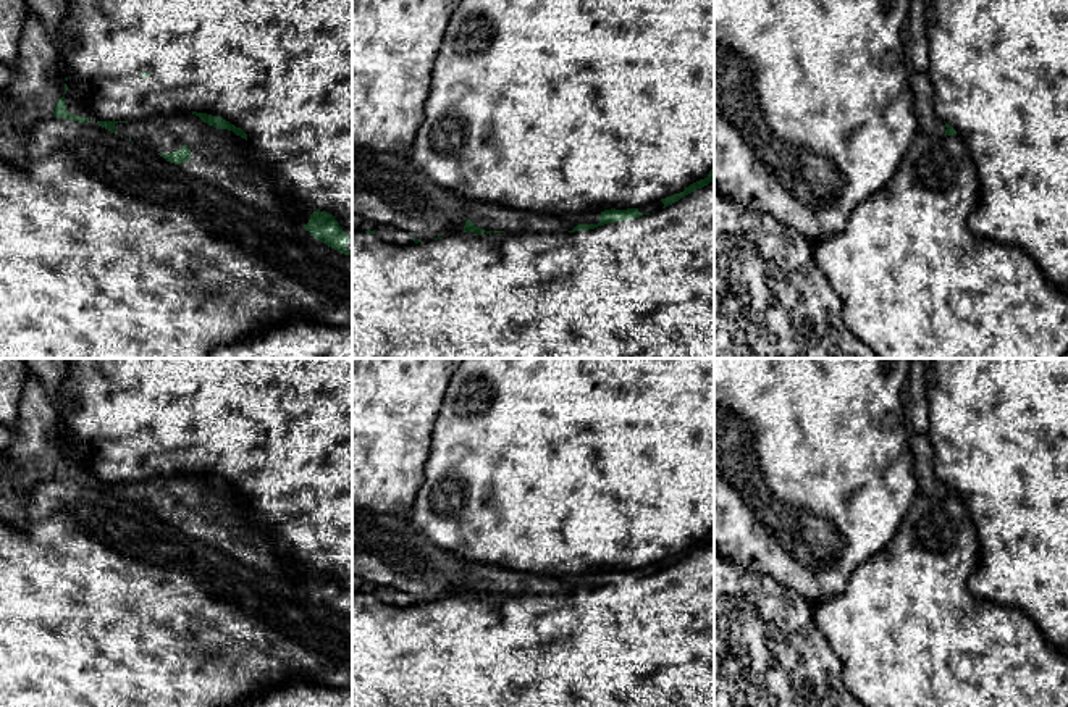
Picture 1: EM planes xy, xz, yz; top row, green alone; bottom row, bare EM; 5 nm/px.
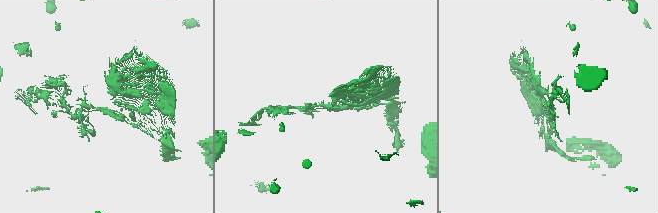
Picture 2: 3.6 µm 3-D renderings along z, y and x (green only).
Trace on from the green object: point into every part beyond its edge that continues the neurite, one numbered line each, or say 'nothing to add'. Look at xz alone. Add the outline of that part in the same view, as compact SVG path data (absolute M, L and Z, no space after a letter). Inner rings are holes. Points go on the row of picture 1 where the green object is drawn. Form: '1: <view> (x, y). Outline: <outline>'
1: xz (643, 288). Outline: M714 181L654 213L588 231L459 232L409 245L352 231L352 358L714 358Z

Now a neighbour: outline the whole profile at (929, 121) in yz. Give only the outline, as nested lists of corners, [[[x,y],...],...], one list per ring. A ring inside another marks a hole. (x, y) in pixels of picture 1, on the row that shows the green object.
[[[910,69],[908,79],[913,89],[918,131],[929,136],[944,136],[947,128],[934,110],[934,87],[931,84],[929,74]]]

